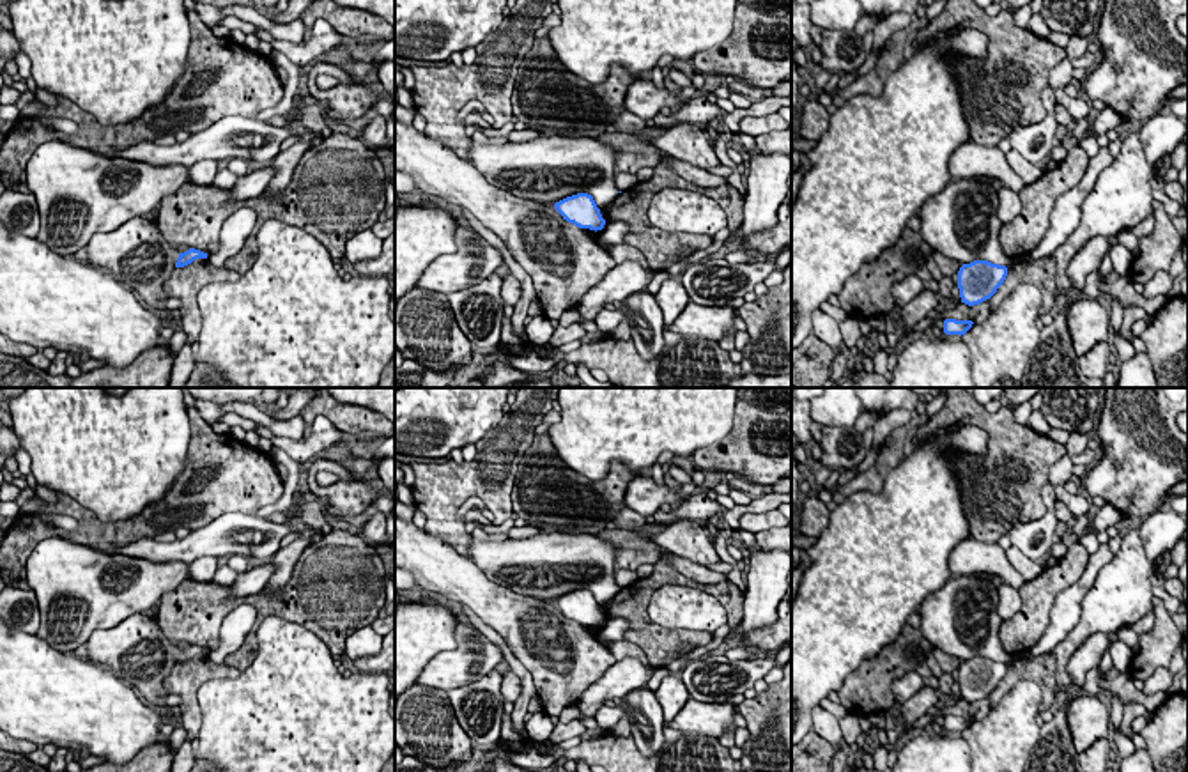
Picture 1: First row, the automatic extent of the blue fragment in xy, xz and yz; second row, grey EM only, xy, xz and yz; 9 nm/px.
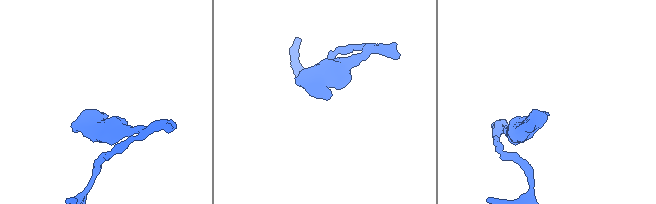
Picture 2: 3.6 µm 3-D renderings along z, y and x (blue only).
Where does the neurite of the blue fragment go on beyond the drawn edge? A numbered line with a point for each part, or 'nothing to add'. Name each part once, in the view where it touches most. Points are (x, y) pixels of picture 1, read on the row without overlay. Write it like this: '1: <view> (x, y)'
nothing to add

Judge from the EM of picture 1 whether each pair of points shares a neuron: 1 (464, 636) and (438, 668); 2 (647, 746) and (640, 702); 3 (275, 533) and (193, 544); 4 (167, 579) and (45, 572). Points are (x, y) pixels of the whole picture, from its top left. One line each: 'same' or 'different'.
1: same
2: same
3: same
4: same

